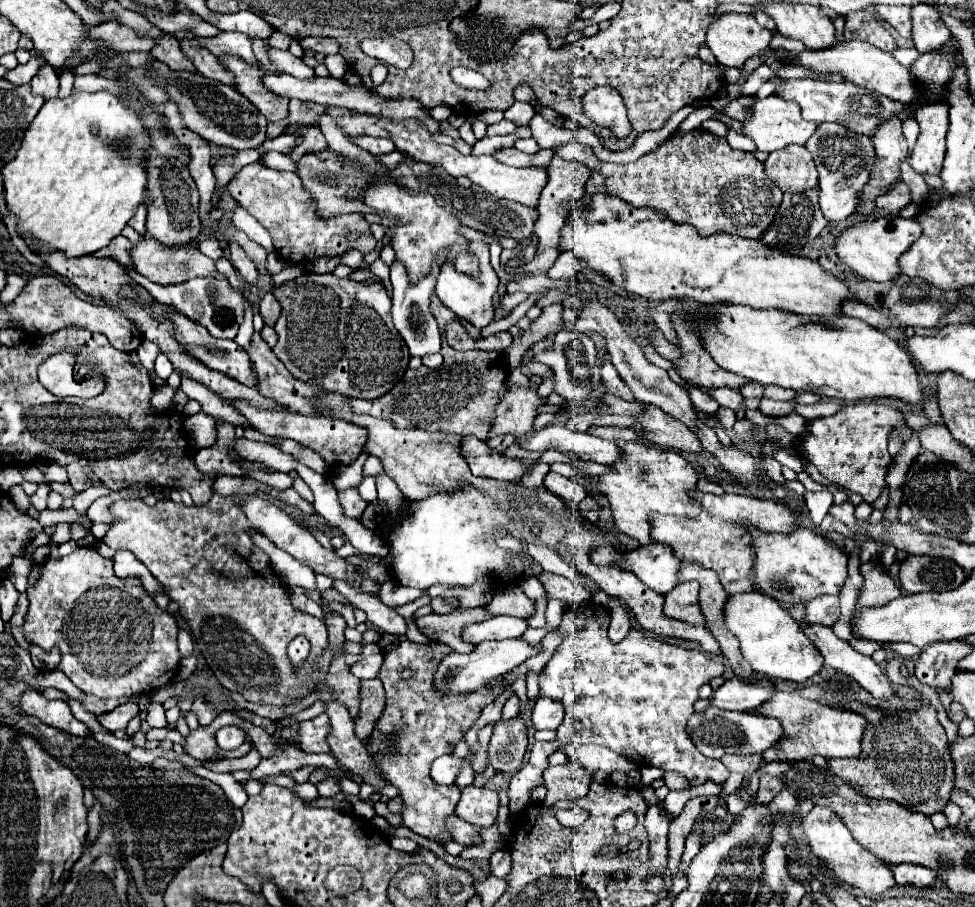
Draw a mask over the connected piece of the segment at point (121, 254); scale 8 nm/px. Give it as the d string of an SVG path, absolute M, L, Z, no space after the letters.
M121 234L121 236L115 236L115 240L111 240L111 244L107 248L103 248L97 256L101 256L101 258L115 258L123 266L131 266L131 260L129 260L131 246L133 244Z

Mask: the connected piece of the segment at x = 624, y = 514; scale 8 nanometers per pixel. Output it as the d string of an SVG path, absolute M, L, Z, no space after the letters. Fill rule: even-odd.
M613 440L613 444L621 448L623 458L617 460L615 464L609 464L609 472L599 476L599 494L607 498L613 512L613 524L619 532L635 536L641 544L649 544L651 514L659 512L689 518L699 514L699 504L687 496L687 492L695 490L697 486L697 472L683 456L671 450L665 452L643 440L637 442Z

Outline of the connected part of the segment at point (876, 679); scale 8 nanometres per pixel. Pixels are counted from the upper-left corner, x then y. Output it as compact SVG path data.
M813 626L805 628L803 632L811 642L817 644L825 666L831 666L851 676L851 680L855 680L859 686L863 686L877 698L889 698L895 692L887 674L883 674L881 668L871 658L859 654L845 640L837 638L831 628Z

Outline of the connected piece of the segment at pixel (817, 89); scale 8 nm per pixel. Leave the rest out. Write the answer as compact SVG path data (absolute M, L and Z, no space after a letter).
M773 78L771 80L775 84L775 94L791 100L795 104L801 106L801 114L803 120L811 120L811 122L837 122L845 128L849 128L851 132L861 132L867 136L873 136L877 124L881 124L883 120L887 120L893 112L901 112L903 104L889 100L887 96L881 94L869 94L869 92L859 92L853 84L849 82L821 82L821 80L811 80L811 78L803 78L803 80L779 80Z

